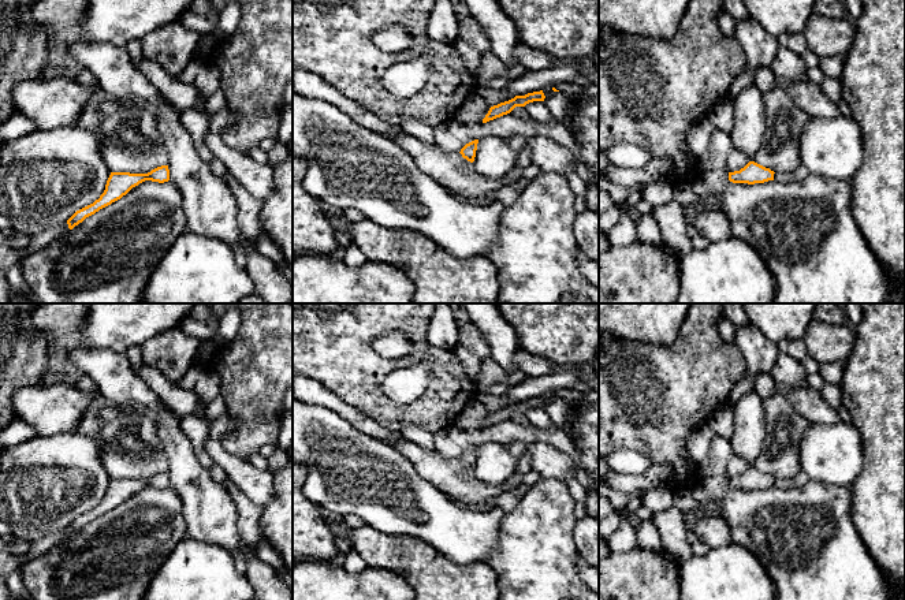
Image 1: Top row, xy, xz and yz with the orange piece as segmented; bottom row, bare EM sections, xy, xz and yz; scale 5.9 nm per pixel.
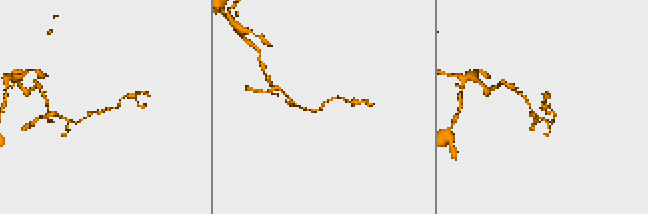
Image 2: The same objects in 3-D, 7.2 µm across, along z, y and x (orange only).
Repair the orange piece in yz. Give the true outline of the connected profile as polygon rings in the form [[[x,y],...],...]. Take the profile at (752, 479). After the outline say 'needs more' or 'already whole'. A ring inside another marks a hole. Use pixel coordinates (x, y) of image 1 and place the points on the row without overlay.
[[[749,467],[740,477],[729,478],[729,487],[733,489],[764,489],[768,487],[774,487],[774,477],[766,474],[755,467]]]; already whole

